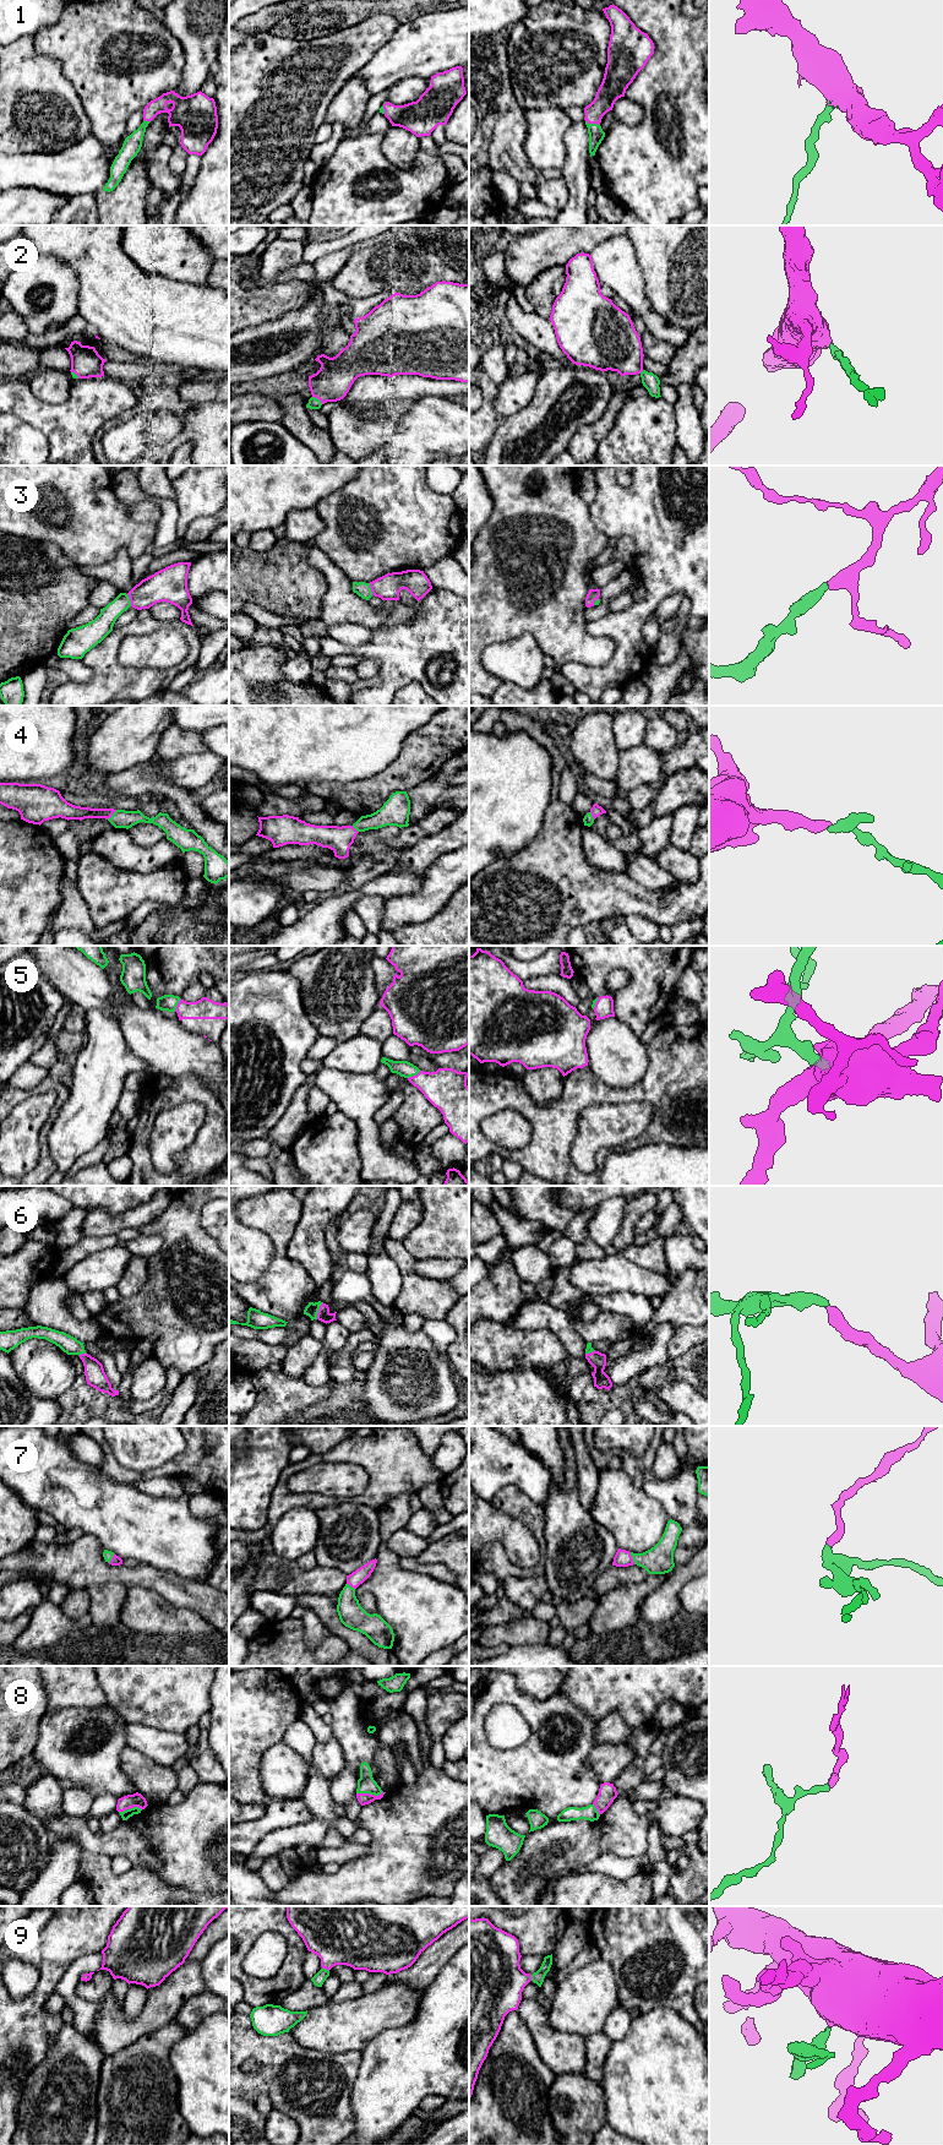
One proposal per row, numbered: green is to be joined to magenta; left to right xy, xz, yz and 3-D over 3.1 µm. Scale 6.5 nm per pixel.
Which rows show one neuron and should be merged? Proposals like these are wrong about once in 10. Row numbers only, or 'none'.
1, 2, 3, 4, 5, 6, 7, 8, 9

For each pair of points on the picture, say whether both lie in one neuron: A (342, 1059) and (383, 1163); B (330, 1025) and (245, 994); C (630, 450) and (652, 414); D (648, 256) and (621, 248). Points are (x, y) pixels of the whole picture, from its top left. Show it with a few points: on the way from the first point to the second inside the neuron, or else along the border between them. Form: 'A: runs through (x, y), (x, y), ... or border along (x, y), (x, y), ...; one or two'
A: border along (322, 1065), (341, 1071), (374, 1073); two
B: border along (299, 991), (305, 1013), (321, 1035); two
C: runs through (638, 441), (644, 435), (648, 423); one
D: border along (627, 238), (632, 244), (643, 281); two

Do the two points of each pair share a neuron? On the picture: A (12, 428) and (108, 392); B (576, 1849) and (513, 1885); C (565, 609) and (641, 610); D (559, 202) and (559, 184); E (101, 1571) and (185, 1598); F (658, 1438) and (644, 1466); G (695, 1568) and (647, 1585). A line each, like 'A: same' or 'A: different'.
A: different
B: same
C: different
D: same
E: same
F: same
G: different

